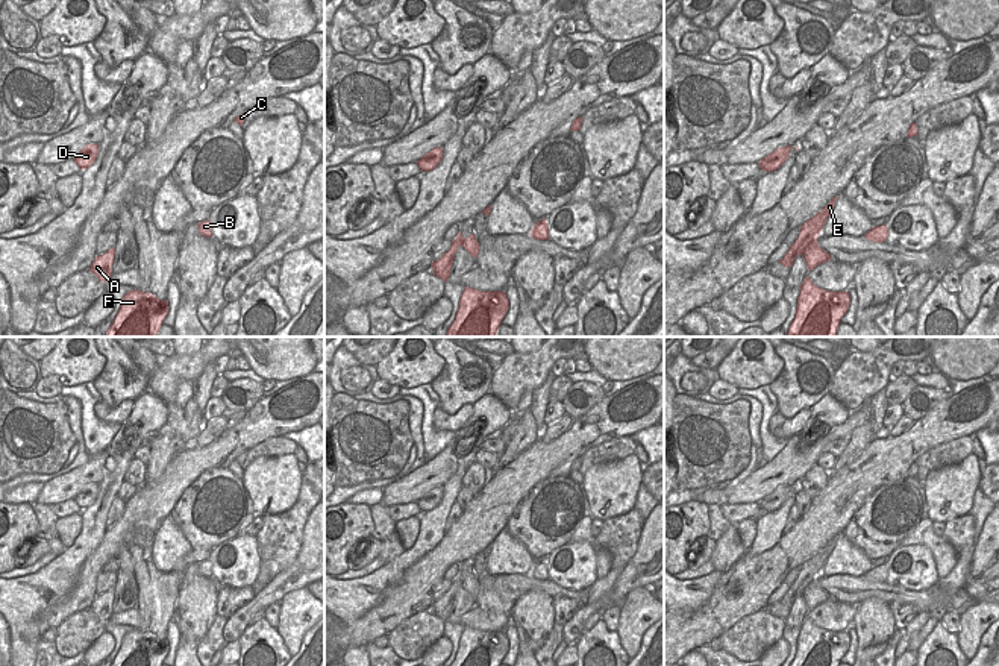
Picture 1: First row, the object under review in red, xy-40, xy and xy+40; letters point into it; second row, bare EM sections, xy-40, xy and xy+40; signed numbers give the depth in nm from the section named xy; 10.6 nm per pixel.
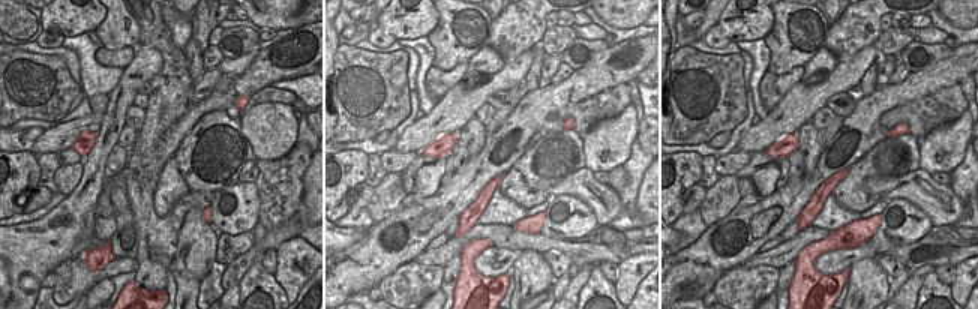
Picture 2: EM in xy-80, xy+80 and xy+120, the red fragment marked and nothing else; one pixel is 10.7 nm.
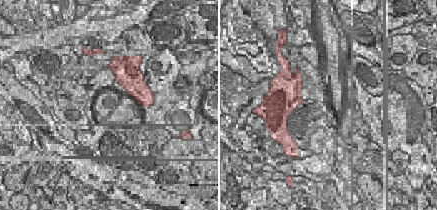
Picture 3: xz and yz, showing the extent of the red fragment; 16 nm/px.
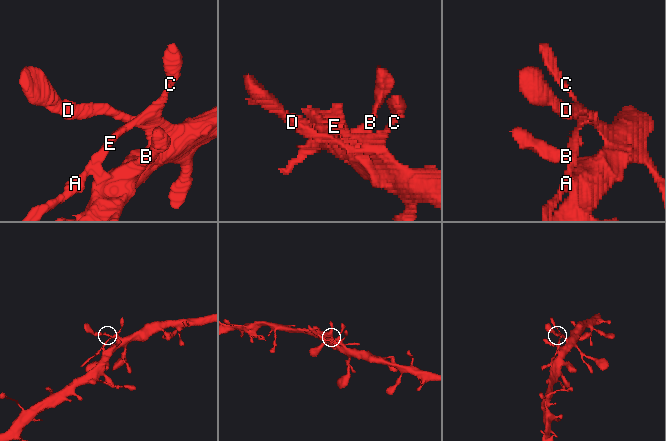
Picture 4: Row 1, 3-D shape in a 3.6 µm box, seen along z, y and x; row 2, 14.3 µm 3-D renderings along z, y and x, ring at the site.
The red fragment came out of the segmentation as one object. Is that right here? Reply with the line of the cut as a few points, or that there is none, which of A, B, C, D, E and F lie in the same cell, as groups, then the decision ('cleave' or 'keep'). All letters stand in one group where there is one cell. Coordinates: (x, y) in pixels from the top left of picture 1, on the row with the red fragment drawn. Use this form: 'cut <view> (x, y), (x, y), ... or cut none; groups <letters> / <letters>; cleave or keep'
cut none; groups A B C D E F; keep

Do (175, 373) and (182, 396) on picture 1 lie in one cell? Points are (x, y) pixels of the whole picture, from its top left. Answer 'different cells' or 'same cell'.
different cells

